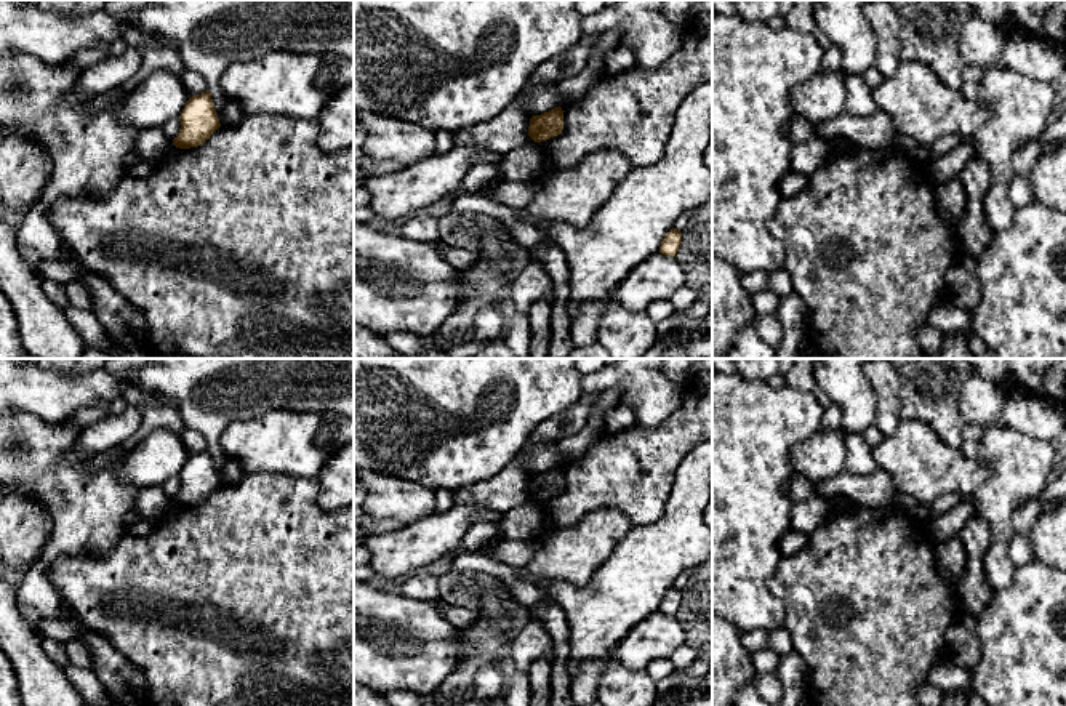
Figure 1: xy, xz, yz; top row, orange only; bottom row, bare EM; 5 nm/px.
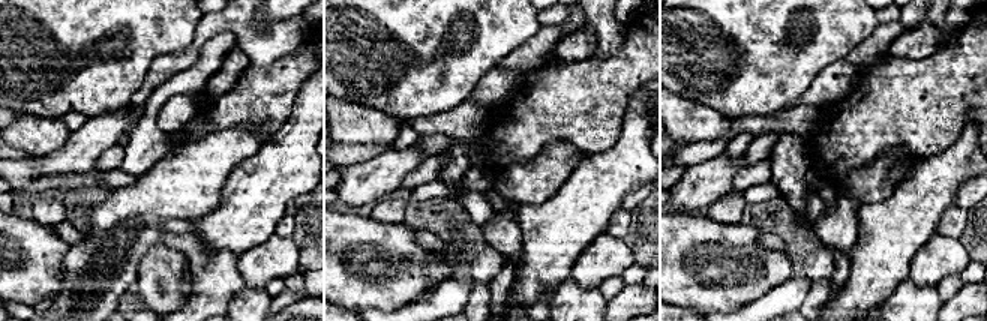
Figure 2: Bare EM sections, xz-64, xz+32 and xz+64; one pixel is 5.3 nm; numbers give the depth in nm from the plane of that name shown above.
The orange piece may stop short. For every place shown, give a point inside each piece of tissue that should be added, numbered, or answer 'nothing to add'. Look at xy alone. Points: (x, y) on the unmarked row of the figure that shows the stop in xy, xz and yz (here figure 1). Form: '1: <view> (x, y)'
nothing to add

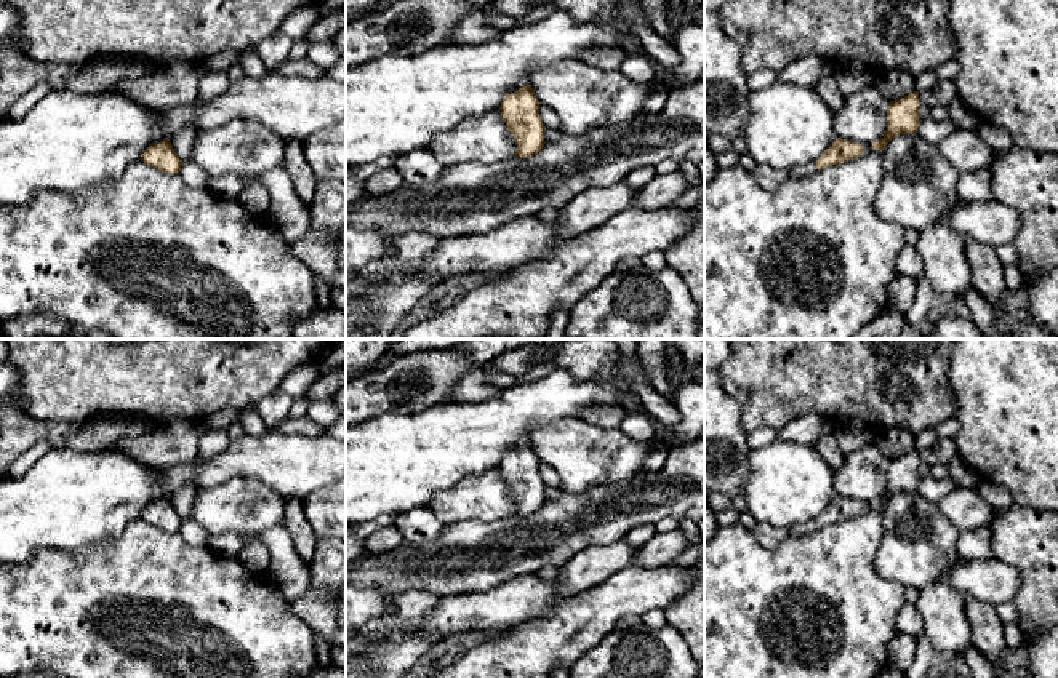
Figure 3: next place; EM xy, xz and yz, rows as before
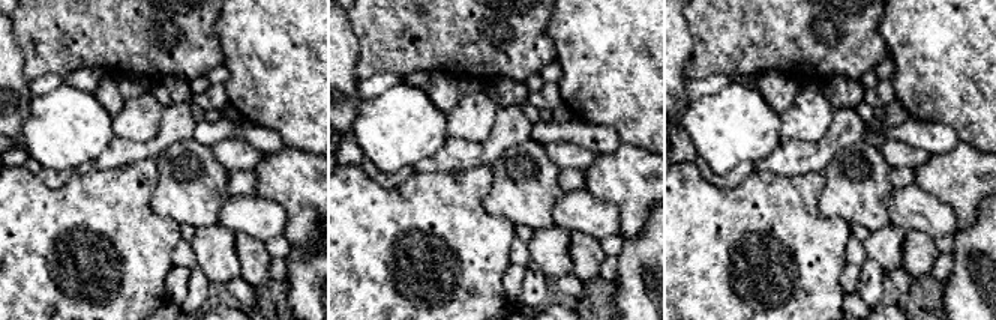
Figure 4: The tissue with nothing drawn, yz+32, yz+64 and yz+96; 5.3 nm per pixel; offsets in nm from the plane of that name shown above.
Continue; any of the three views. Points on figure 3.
1: yz (804, 528)

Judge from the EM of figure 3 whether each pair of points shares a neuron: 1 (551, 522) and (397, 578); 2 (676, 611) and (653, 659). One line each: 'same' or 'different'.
1: same
2: different

